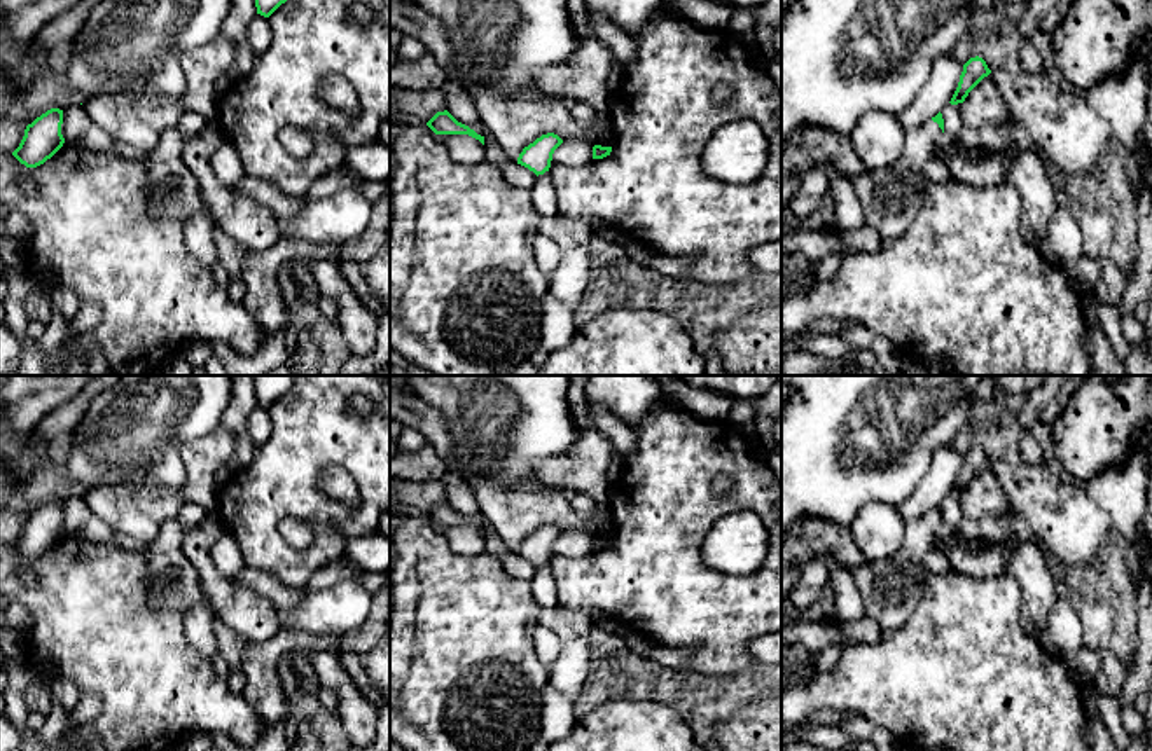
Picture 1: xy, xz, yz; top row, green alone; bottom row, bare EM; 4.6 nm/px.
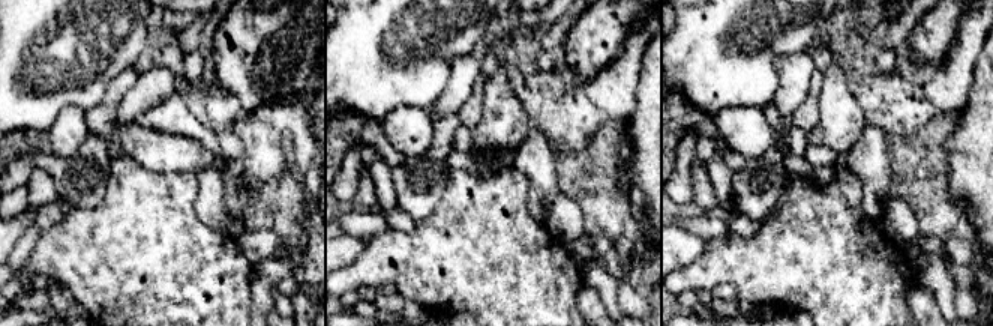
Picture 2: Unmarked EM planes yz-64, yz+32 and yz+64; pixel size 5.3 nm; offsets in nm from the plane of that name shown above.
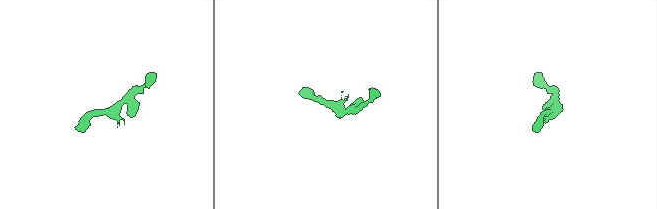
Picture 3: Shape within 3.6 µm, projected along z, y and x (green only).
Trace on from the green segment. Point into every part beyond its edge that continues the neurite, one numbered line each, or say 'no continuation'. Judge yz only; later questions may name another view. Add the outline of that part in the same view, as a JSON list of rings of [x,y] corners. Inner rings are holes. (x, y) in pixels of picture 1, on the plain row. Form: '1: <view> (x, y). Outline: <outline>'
1: yz (890, 589). Outline: [[[928,510],[918,520],[907,522],[902,545],[890,559],[885,559],[879,562],[867,562],[865,566],[860,566],[860,568],[848,568],[839,562],[839,566],[848,568],[850,573],[853,575],[858,596],[862,599],[862,610],[865,611],[867,617],[871,617],[879,625],[881,630],[904,627],[907,624],[907,620],[911,618],[911,615],[914,613],[914,610],[921,599],[923,585],[925,585],[925,578],[926,578],[926,569],[923,566],[923,552],[926,547],[932,545],[933,533],[940,526],[942,526],[942,520],[939,519],[939,515],[933,513],[932,510]]]

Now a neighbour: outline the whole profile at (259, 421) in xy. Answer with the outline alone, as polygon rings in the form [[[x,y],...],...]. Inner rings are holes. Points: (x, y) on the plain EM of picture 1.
[[[257,405],[246,417],[246,430],[257,449],[264,445],[271,435],[271,416],[267,409]]]

